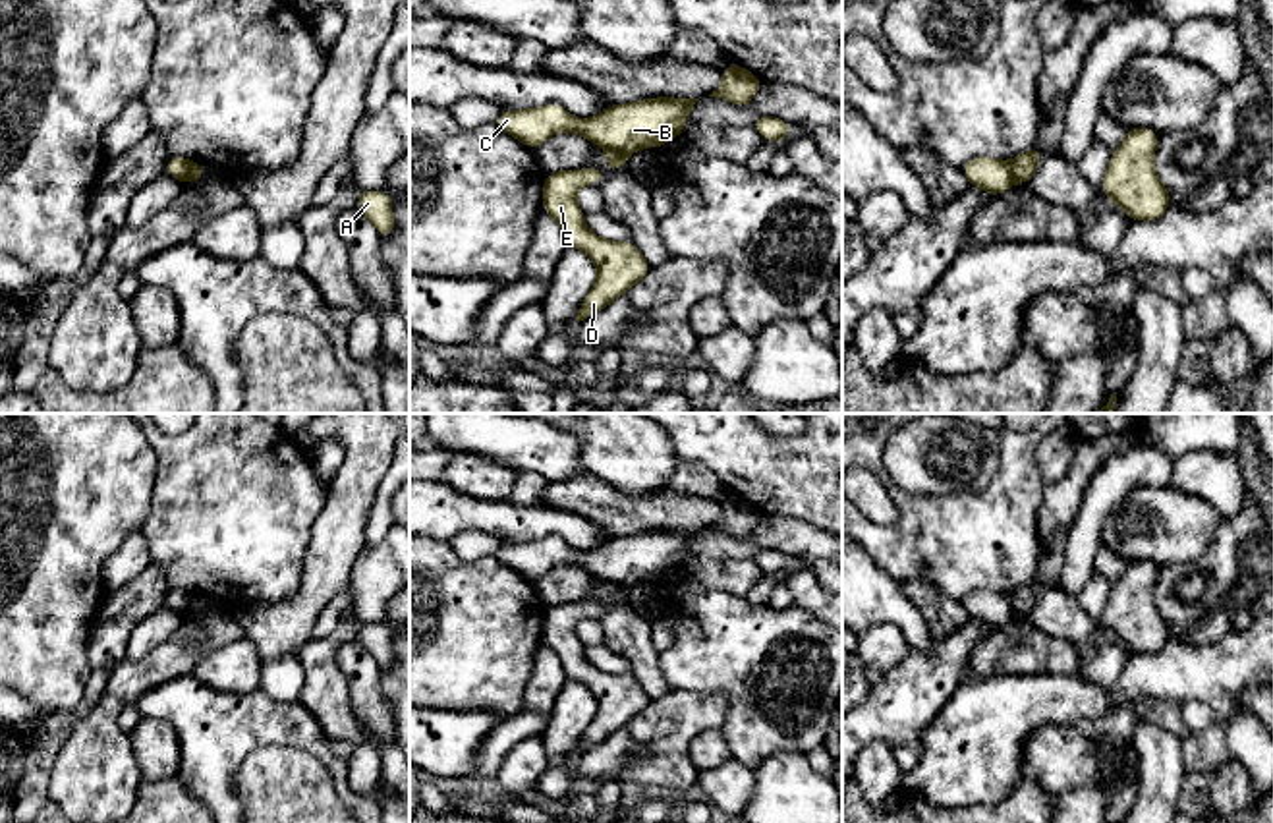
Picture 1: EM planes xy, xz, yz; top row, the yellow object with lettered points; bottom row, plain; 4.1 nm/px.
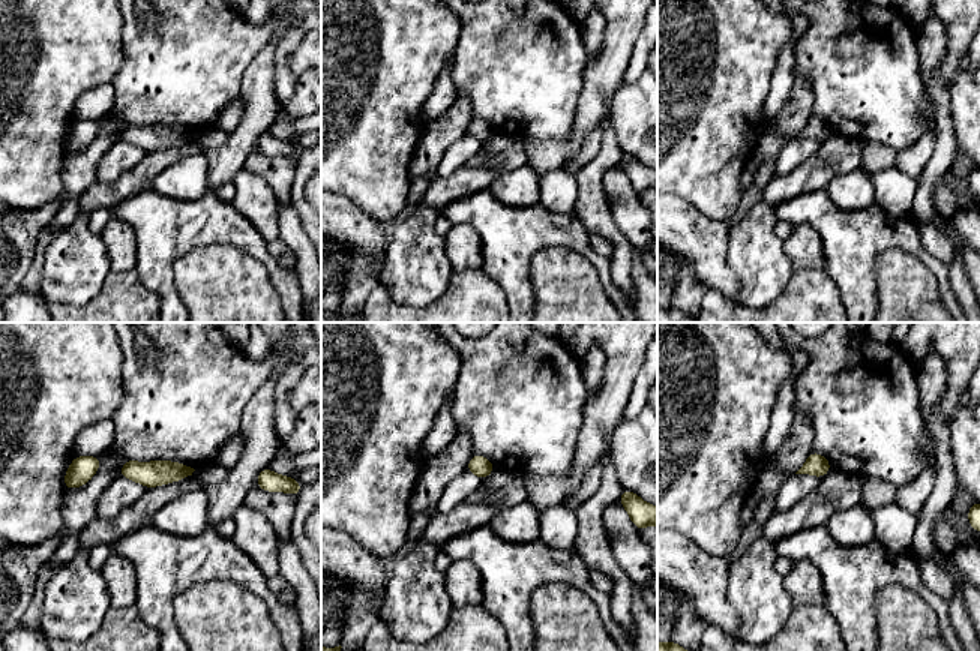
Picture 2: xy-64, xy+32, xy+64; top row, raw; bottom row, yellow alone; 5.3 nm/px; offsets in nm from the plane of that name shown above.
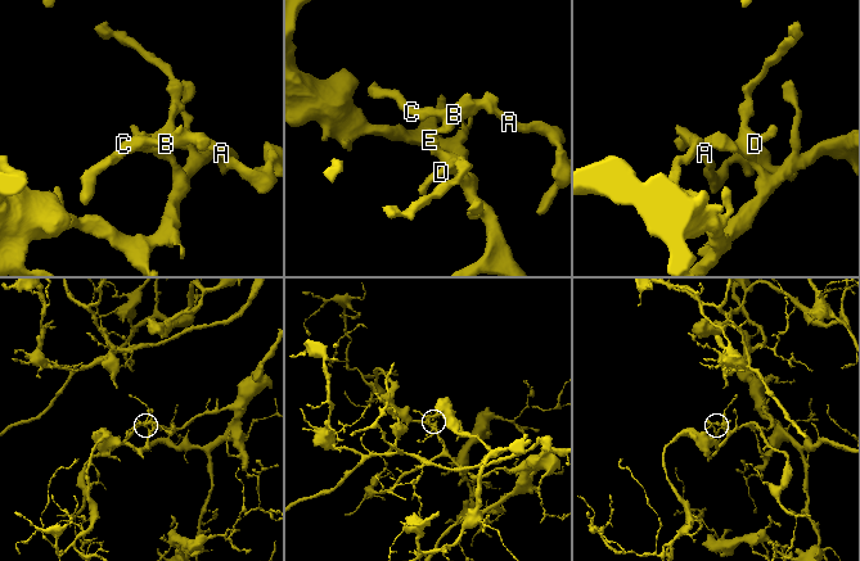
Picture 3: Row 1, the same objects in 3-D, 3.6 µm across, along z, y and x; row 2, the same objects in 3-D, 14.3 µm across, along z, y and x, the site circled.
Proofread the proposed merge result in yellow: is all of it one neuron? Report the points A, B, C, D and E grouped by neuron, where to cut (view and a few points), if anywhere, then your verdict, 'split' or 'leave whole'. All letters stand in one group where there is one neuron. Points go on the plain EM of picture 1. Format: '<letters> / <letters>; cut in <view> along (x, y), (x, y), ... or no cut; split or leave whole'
A B C / D E; cut in xy along (194, 595), (182, 615); split

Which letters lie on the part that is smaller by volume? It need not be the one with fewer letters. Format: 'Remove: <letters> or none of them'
Remove: A, B, C

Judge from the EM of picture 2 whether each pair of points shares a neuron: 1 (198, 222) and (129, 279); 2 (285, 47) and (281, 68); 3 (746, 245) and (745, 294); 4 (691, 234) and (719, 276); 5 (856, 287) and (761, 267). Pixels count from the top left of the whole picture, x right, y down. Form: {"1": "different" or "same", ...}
{"1": "different", "2": "same", "3": "same", "4": "same", "5": "different"}

